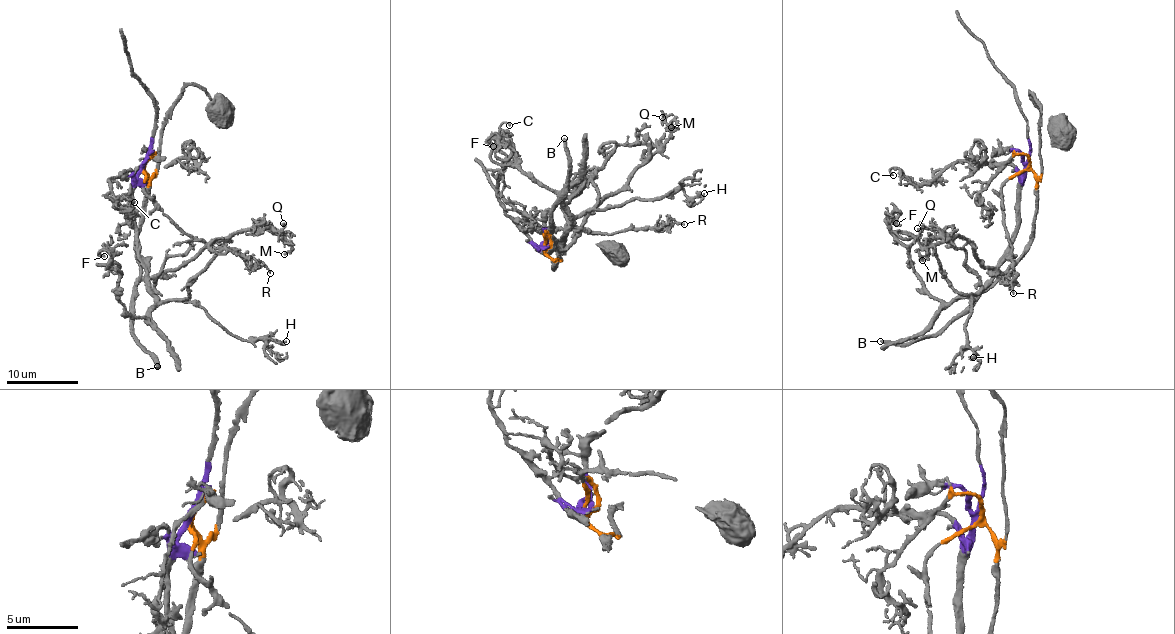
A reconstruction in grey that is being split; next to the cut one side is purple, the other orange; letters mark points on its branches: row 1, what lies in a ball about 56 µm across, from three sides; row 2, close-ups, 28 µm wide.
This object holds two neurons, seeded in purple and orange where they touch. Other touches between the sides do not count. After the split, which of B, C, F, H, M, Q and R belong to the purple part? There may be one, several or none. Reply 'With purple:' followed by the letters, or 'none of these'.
With purple: C, F, H

